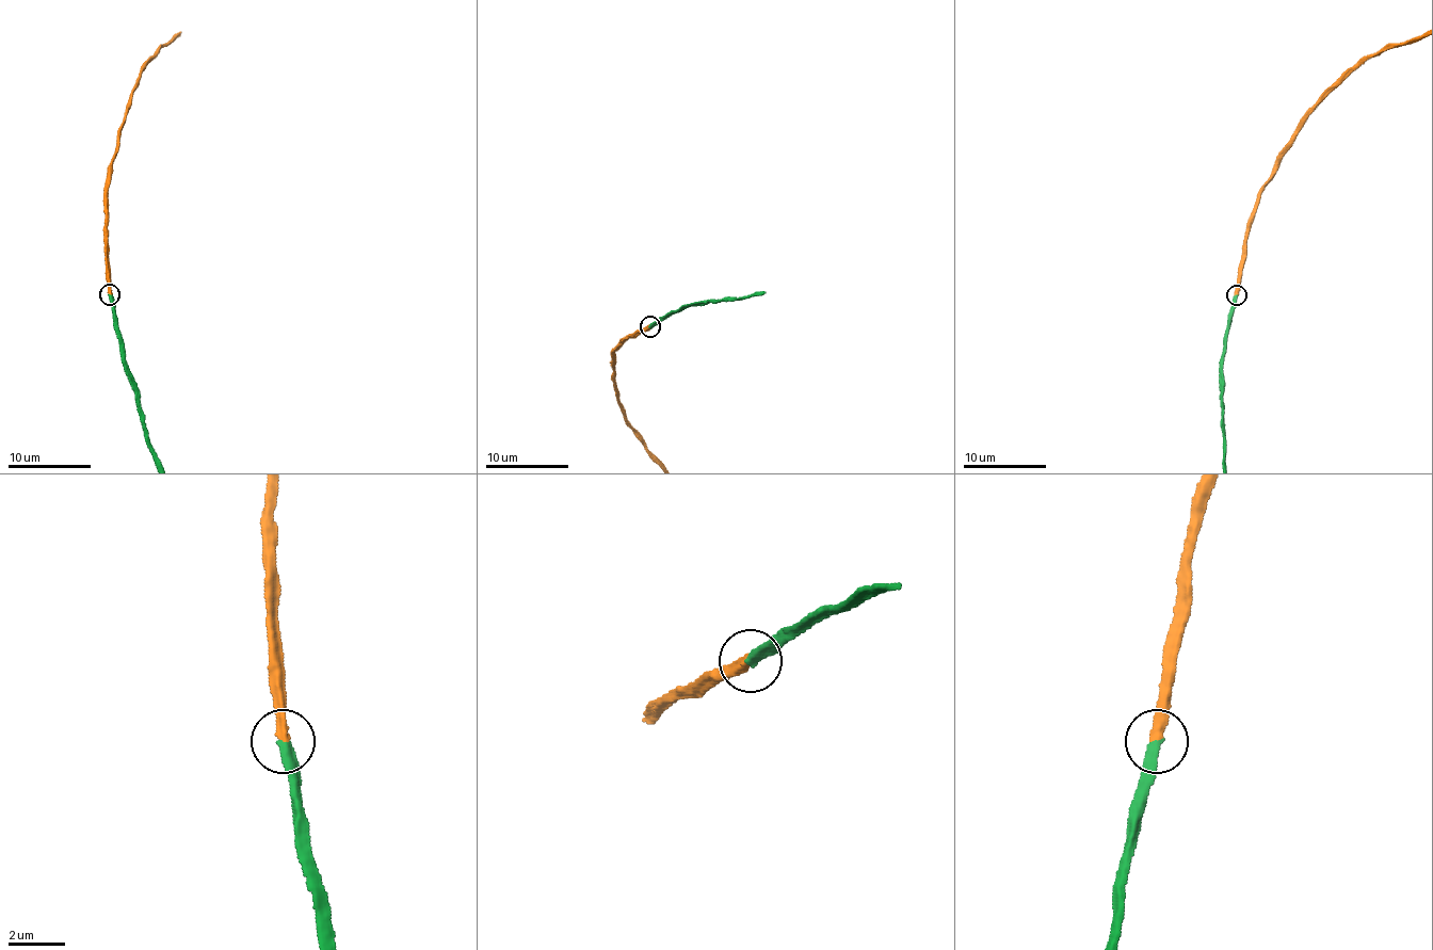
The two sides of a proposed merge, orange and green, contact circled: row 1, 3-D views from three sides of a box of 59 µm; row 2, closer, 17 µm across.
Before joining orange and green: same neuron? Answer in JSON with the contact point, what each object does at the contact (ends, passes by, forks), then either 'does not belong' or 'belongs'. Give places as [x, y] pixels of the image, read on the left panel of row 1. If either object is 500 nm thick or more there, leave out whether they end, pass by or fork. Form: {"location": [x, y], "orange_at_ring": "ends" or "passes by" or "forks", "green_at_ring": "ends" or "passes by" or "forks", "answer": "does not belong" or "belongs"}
{"location": [110, 294], "orange_at_ring": "ends", "green_at_ring": "ends", "answer": "belongs"}

